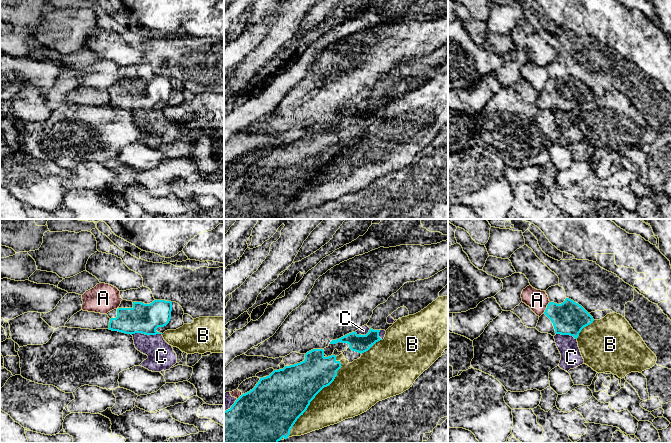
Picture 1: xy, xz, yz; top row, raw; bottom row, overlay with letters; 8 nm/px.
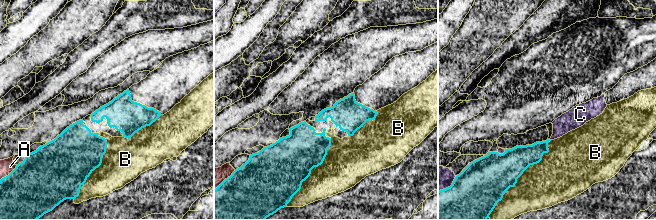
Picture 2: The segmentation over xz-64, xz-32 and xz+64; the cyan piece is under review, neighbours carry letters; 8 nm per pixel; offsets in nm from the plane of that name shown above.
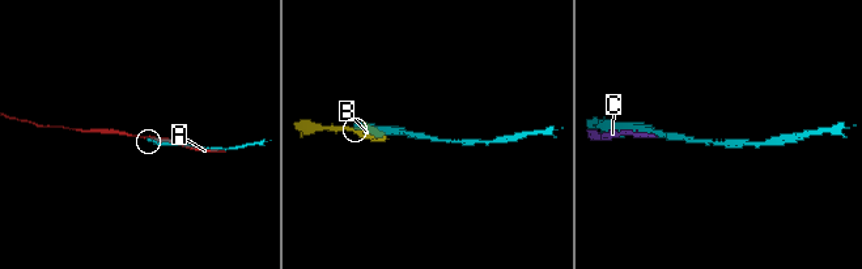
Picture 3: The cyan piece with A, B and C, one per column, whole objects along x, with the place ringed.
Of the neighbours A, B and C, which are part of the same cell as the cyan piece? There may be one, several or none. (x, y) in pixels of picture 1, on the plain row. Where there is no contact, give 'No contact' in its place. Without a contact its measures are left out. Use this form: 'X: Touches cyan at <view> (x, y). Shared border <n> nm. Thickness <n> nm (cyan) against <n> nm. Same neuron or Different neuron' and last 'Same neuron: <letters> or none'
A: Touches cyan at yz (547, 83). Shared border 120 nm. Thickness 280 nm (cyan) against 170 nm. Different neuron
B: Touches cyan at xz (315, 171). Shared border 750 nm. Thickness 400 nm (cyan) against 340 nm. Different neuron
C: Touches cyan at xy (146, 110). Shared border 240 nm. Thickness 240 nm (cyan) against 220 nm. Different neuron
Same neuron: none

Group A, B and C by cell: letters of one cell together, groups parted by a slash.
A / B / C

